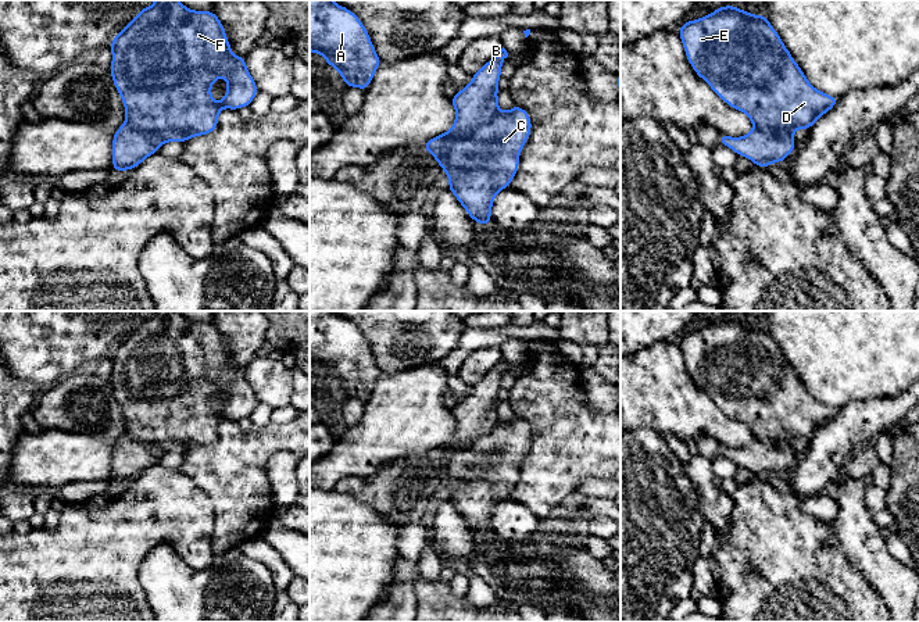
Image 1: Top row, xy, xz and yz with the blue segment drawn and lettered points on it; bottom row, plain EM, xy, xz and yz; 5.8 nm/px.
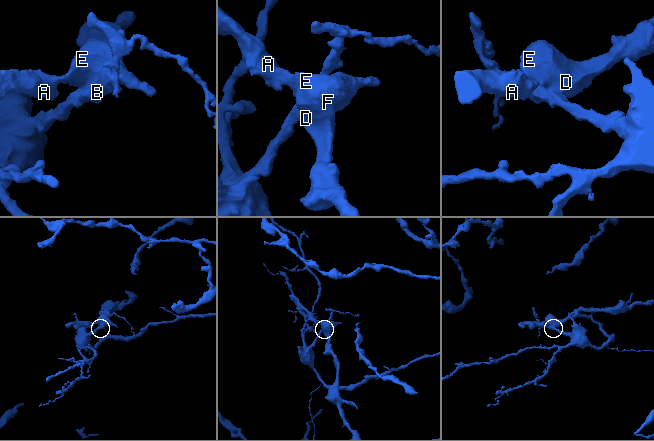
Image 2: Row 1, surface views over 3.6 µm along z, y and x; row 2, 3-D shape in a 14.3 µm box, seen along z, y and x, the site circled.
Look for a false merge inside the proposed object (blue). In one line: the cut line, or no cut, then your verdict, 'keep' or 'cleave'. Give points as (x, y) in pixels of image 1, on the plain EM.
cut in xz along (497, 419), (472, 443), (447, 453), (443, 481); cleave

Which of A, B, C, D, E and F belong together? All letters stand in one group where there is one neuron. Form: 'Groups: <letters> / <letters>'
Groups: A C D E F / B

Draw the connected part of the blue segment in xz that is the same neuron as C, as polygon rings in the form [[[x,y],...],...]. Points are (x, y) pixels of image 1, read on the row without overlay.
[[[514,415],[508,423],[496,422],[493,429],[466,448],[455,448],[447,453],[448,501],[458,510],[473,533],[487,539],[493,511],[497,504],[507,500],[519,479],[519,465],[532,443],[530,426],[526,421]]]

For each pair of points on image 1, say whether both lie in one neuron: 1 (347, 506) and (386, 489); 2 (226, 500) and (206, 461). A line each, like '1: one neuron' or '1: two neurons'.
1: two neurons
2: one neuron

